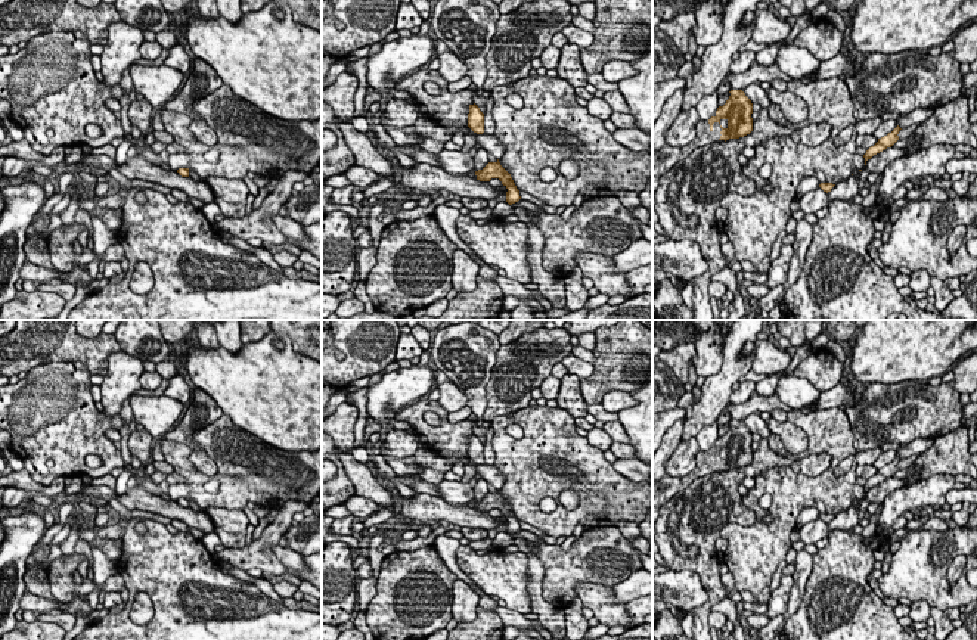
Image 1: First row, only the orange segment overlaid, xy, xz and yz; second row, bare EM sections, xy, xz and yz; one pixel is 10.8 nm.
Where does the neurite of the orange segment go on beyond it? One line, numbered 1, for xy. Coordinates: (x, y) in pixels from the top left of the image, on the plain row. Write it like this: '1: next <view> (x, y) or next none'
1: next none

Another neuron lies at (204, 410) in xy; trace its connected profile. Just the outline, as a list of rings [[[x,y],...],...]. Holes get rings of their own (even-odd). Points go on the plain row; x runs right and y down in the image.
[[[193,388],[190,406],[183,420],[162,438],[174,442],[186,444],[192,453],[189,456],[190,463],[196,472],[204,473],[207,478],[213,478],[217,473],[217,465],[207,453],[192,439],[193,434],[223,416],[223,411],[217,401],[211,398],[205,391]]]

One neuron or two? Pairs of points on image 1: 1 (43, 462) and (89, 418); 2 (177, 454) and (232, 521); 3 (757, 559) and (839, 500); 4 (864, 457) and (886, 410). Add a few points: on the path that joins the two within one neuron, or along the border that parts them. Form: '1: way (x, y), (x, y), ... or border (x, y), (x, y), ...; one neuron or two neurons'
1: way (53, 450), (77, 429); one neuron
2: border (242, 509), (207, 508), (204, 510); two neurons
3: way (775, 536), (784, 516), (802, 499), (815, 499); one neuron
4: border (847, 421), (852, 446), (856, 450), (878, 449); two neurons

